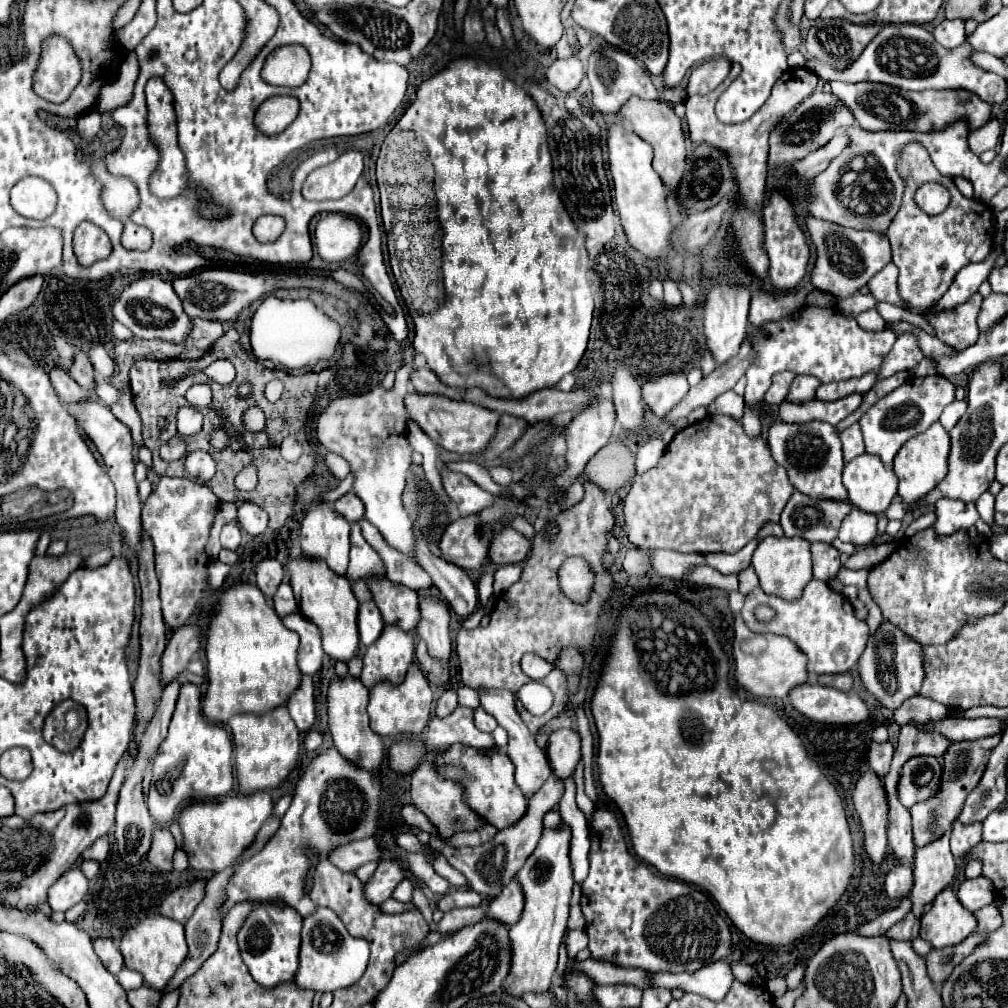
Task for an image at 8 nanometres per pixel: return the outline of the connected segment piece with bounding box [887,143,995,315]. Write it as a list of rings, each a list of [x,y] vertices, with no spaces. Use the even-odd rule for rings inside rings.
[[[911,143],[903,149],[899,159],[899,175],[905,175],[907,187],[903,195],[903,205],[895,221],[891,223],[887,237],[891,241],[893,263],[899,267],[899,297],[911,313],[921,315],[927,309],[931,309],[935,301],[939,301],[939,297],[945,295],[955,275],[965,265],[985,261],[989,257],[995,239],[995,225],[991,209],[981,201],[963,197],[949,177],[937,173],[927,151],[921,145]],[[931,181],[941,183],[951,193],[951,203],[939,215],[925,213],[917,207],[913,199],[915,191]]]

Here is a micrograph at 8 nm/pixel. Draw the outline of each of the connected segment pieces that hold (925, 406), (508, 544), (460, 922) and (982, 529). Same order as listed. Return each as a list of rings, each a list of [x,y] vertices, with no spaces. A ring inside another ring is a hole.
[[[909,377],[901,387],[887,393],[883,399],[879,399],[861,419],[861,431],[865,439],[865,451],[871,455],[879,455],[887,467],[893,467],[893,457],[901,449],[901,445],[913,437],[923,433],[931,423],[935,423],[943,411],[945,405],[949,405],[955,399],[955,385],[941,377]]]
[[[505,529],[491,543],[489,559],[495,561],[495,563],[499,563],[499,565],[523,563],[529,557],[531,549],[533,549],[533,545],[531,545],[531,541],[523,533],[515,531],[515,529]]]
[[[469,907],[469,909],[451,909],[445,913],[445,917],[439,921],[439,933],[449,933],[455,929],[461,929],[463,925],[477,923],[485,915],[483,907]]]
[[[939,499],[935,503],[935,523],[931,525],[933,531],[937,531],[937,535],[953,535],[959,529],[969,529],[975,527],[979,531],[979,535],[983,537],[993,537],[993,527],[987,525],[975,505],[963,505],[963,501],[951,501],[951,499]]]

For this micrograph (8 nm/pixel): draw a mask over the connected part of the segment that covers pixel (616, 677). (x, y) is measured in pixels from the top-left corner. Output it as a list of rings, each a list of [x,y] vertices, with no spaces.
[[[649,589],[645,595],[635,595],[629,609],[623,609],[619,615],[619,631],[611,643],[611,657],[603,669],[601,681],[595,687],[591,711],[599,731],[599,783],[609,799],[613,799],[621,809],[635,853],[653,865],[661,875],[675,877],[697,890],[709,893],[727,913],[733,925],[745,937],[761,945],[787,945],[803,937],[839,903],[841,895],[849,889],[855,871],[853,837],[843,801],[817,763],[807,755],[799,735],[771,707],[757,701],[741,703],[729,683],[727,655],[711,631],[707,617],[703,617],[693,605],[663,589]]]

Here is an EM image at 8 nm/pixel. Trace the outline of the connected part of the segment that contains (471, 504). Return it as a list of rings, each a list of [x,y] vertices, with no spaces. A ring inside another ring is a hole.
[[[441,467],[439,473],[441,473],[445,493],[449,495],[449,499],[453,503],[457,503],[463,517],[479,513],[481,509],[491,505],[491,501],[493,501],[491,493],[487,493],[485,489],[475,485],[467,475],[455,473],[455,471],[447,469],[447,467]]]

